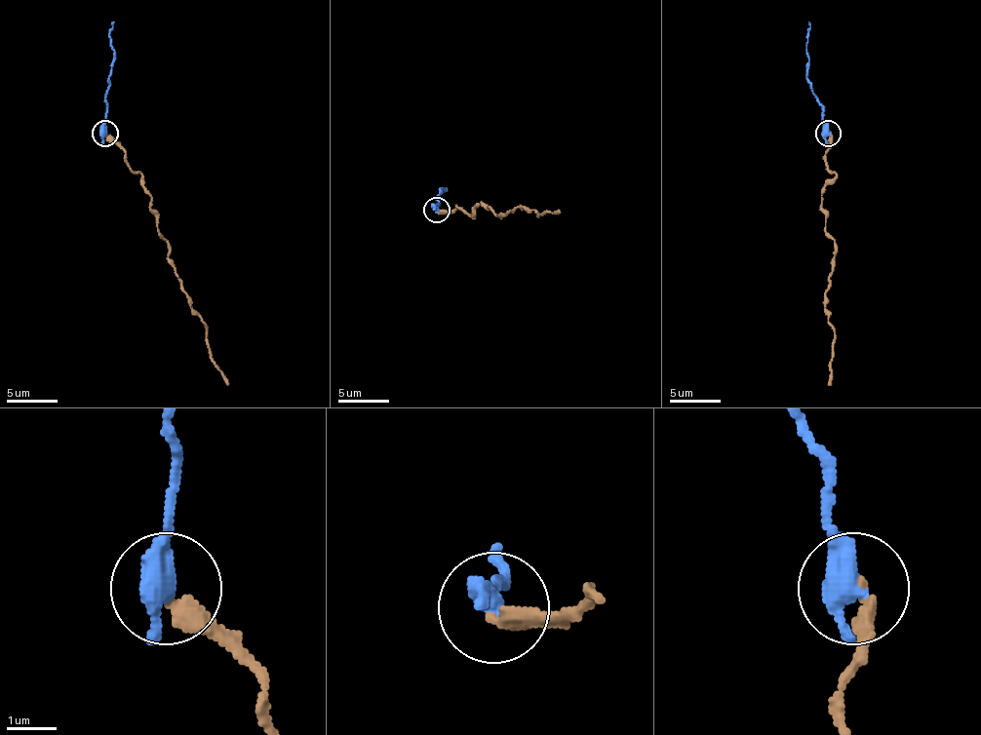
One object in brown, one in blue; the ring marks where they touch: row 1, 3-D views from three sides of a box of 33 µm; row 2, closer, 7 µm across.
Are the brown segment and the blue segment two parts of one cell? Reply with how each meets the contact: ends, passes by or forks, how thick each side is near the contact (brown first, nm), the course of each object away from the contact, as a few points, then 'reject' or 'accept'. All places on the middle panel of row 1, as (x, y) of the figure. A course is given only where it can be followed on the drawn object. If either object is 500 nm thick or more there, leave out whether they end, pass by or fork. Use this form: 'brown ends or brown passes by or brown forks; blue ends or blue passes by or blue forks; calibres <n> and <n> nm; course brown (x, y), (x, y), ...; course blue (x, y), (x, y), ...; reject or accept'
brown ends; blue passes by; calibres 320 and 420 nm; course brown (436, 211), (459, 208), (474, 215), (482, 203), (499, 215), (515, 208), (528, 208), (538, 215), (559, 211); course blue (436, 211), (441, 190), (446, 190); reject

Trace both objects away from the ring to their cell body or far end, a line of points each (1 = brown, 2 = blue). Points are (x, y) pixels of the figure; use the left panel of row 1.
1: (104, 133), (142, 175), (168, 262), (207, 329), (209, 357), (227, 385)
2: (104, 133), (114, 56), (109, 27), (114, 22)

